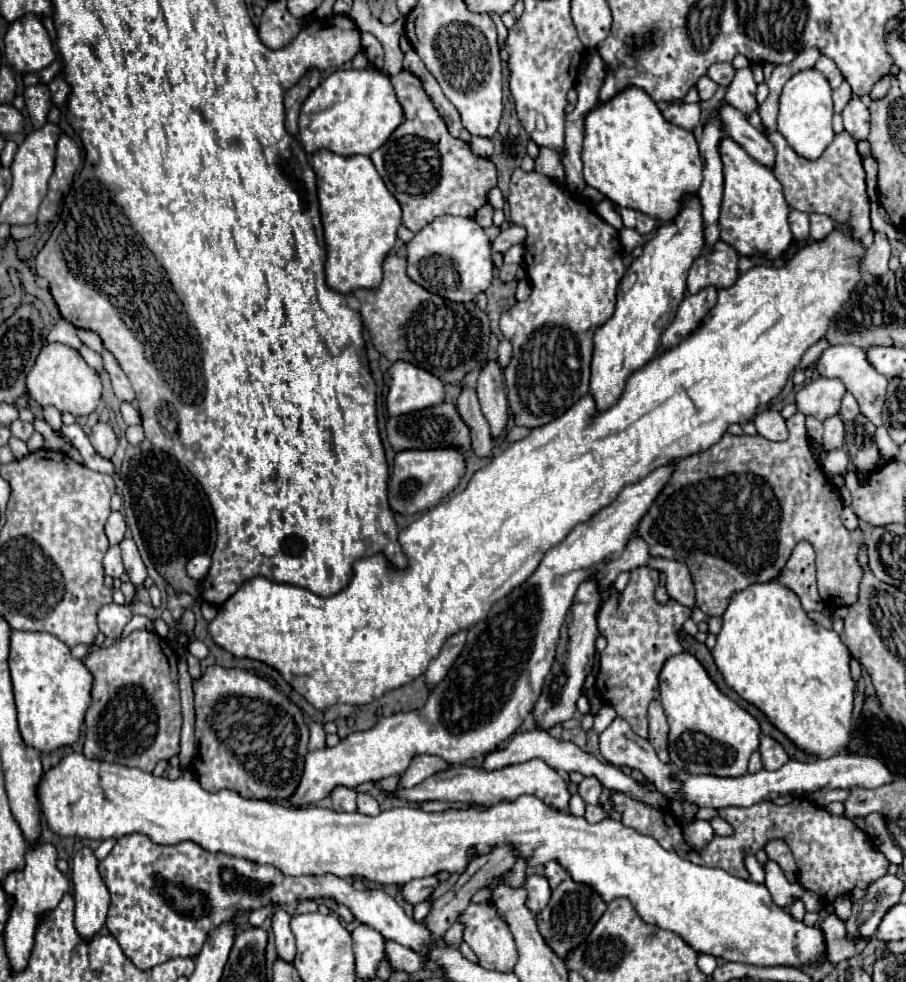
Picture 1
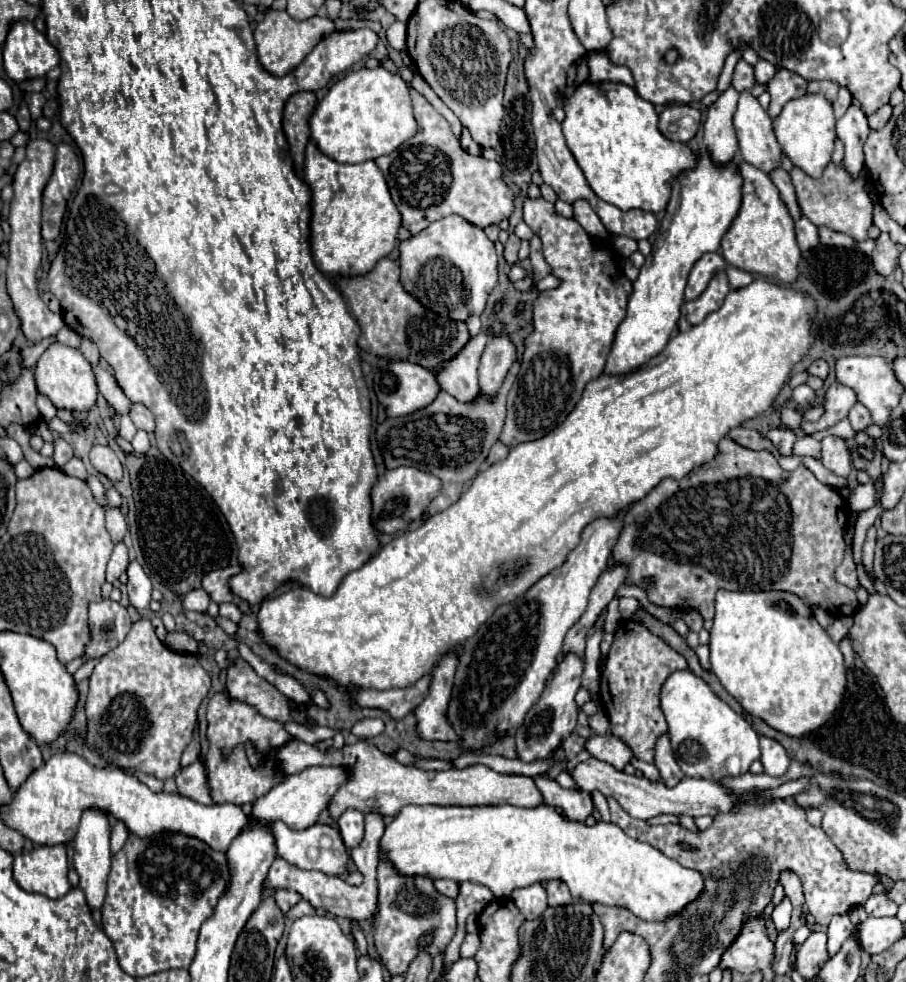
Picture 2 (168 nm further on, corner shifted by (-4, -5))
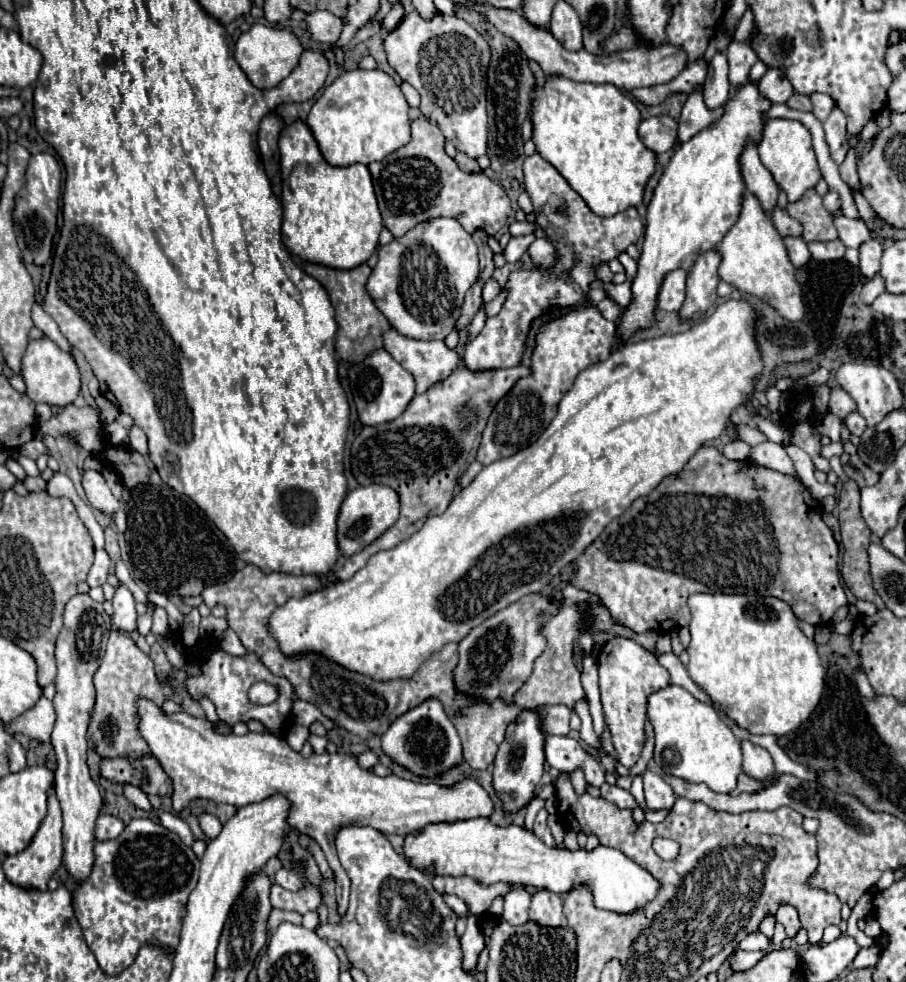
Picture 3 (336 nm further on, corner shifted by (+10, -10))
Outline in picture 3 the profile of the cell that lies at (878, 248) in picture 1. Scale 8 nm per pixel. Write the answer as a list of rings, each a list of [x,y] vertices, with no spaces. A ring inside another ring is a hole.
[[[871,238],[869,242],[861,244],[859,248],[859,256],[861,256],[861,264],[859,270],[865,278],[873,278],[879,272],[881,266],[881,254],[883,254],[883,246],[879,240]]]

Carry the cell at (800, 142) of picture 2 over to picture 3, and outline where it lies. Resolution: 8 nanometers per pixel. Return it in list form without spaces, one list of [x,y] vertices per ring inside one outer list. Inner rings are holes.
[[[765,120],[761,140],[757,142],[757,150],[765,168],[773,174],[777,186],[787,192],[787,200],[799,200],[807,188],[813,188],[821,178],[817,158],[811,146],[811,134],[799,120]]]

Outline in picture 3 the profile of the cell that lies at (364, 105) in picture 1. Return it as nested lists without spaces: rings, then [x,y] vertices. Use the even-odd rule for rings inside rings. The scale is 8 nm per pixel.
[[[351,70],[329,84],[313,104],[307,126],[311,128],[323,158],[331,166],[369,164],[383,160],[411,140],[409,134],[409,104],[405,102],[399,84],[381,70]]]

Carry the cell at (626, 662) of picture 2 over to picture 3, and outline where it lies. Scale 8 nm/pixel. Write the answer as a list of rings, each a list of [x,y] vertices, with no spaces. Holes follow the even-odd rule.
[[[613,638],[605,646],[601,646],[597,666],[599,666],[601,704],[617,752],[617,760],[627,768],[633,768],[645,744],[647,698],[653,690],[669,686],[669,672],[657,662],[657,656],[653,652],[645,650],[643,646],[629,638]]]

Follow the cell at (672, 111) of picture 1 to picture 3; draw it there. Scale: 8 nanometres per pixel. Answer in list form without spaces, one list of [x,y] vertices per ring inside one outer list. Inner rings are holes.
[[[653,116],[649,120],[643,120],[639,126],[639,138],[643,144],[653,150],[655,154],[667,152],[677,142],[677,120],[671,116]]]

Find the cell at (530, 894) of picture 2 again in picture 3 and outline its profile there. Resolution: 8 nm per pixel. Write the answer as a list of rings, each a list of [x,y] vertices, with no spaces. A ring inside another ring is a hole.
[[[513,886],[505,896],[503,896],[503,914],[501,918],[507,920],[509,924],[525,924],[527,912],[529,912],[529,902],[531,902],[531,894],[525,886]]]

